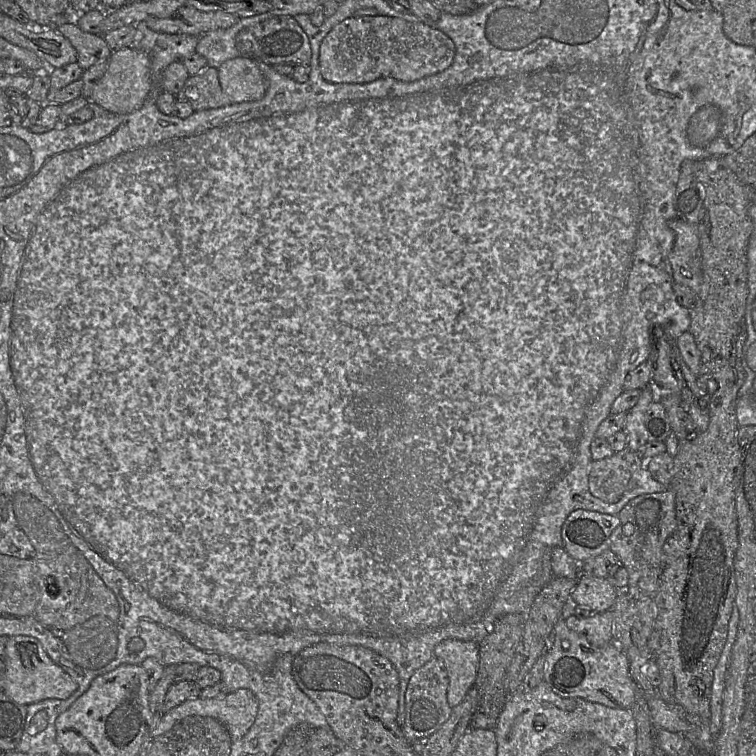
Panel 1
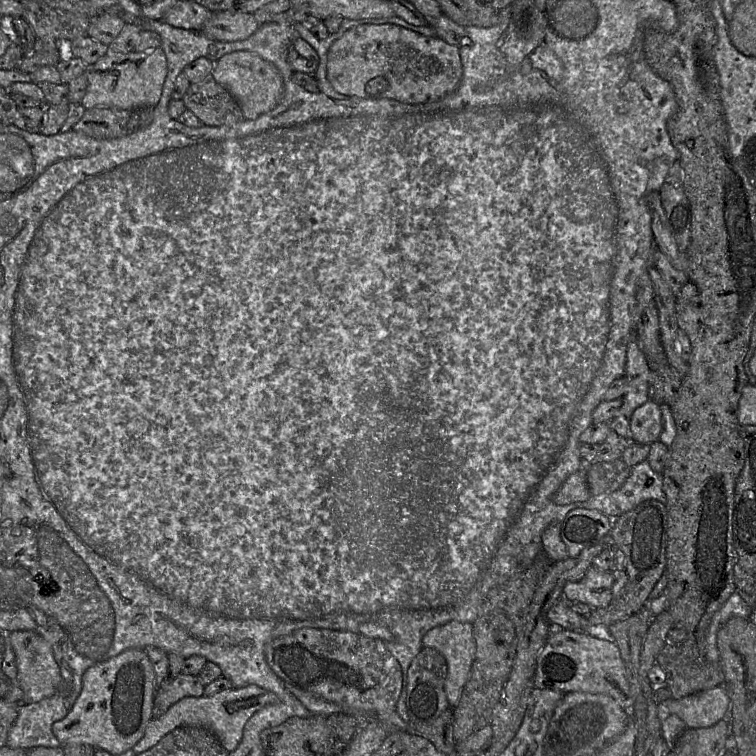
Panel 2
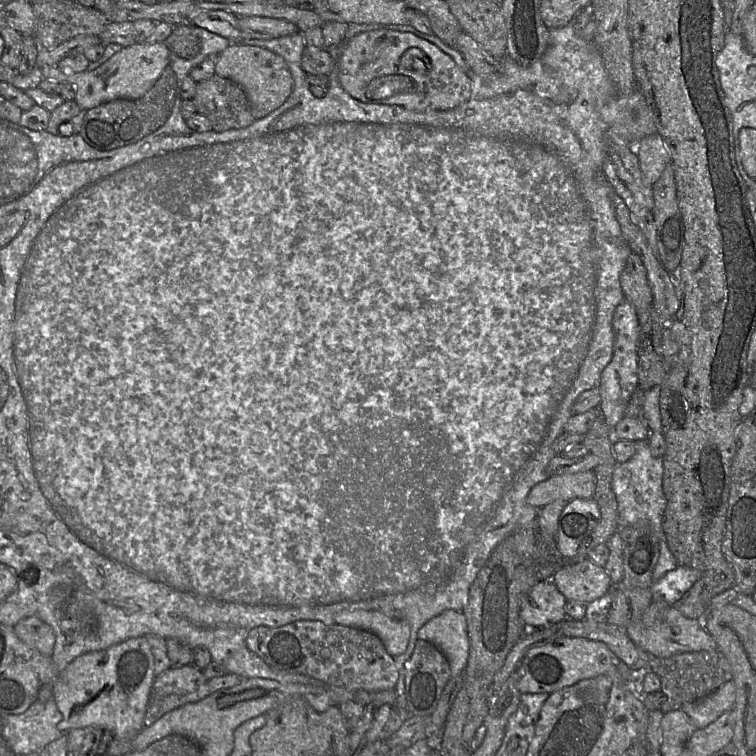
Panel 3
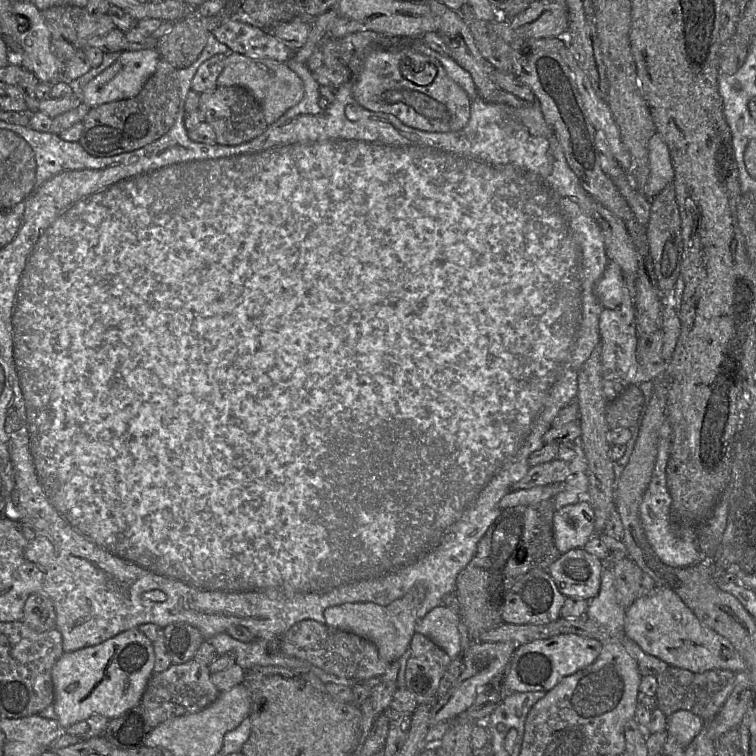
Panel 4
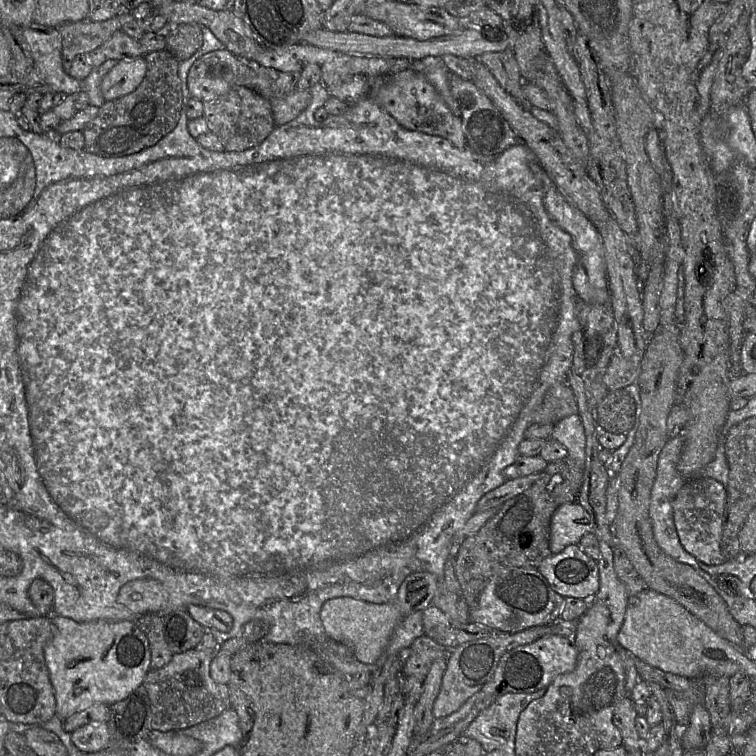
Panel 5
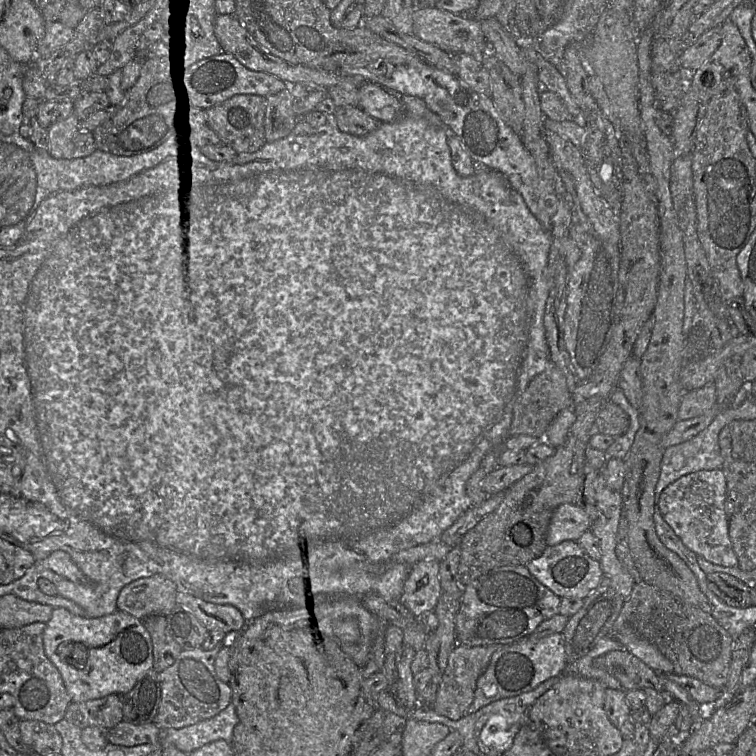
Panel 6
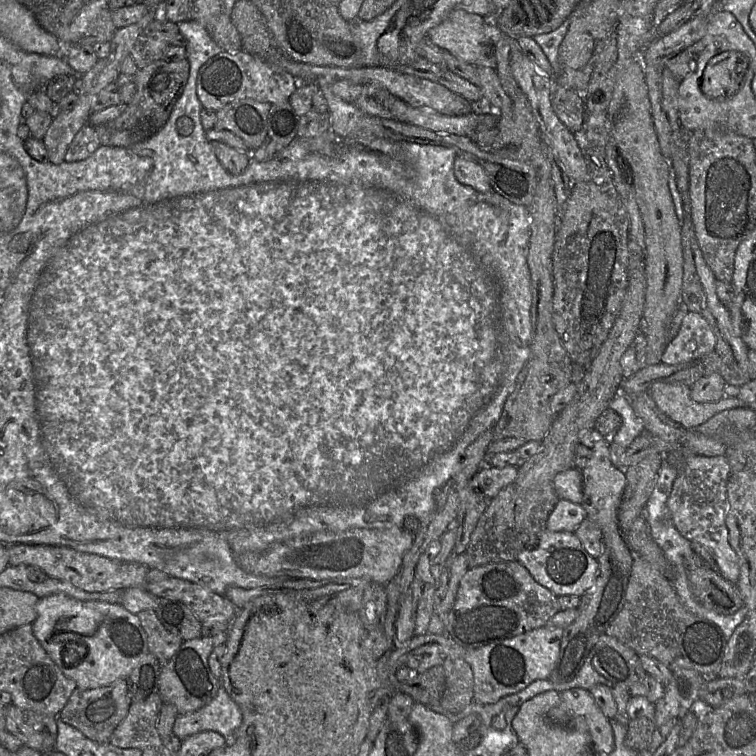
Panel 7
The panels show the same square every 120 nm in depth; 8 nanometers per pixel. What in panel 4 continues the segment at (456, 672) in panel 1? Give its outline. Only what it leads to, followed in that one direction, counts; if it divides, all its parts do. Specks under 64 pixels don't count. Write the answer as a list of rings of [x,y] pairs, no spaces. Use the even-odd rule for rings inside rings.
[[[437,606],[430,610],[422,620],[416,624],[416,633],[423,634],[439,647],[451,659],[456,658],[461,651],[459,622],[460,614],[451,608]]]

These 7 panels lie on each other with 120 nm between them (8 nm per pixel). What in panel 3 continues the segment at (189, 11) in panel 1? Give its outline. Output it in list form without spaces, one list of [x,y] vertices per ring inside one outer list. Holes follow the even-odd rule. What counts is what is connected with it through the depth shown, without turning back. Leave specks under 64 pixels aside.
[[[260,16],[239,17],[239,28],[242,40],[268,40],[298,32],[287,20]]]

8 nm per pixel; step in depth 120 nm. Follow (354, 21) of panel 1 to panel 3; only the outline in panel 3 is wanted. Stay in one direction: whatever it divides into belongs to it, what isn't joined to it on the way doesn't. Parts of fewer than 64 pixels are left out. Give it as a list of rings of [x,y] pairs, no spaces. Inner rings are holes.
[[[371,30],[354,36],[337,60],[343,89],[362,103],[398,105],[411,111],[448,110],[471,95],[469,76],[435,44],[410,32]]]

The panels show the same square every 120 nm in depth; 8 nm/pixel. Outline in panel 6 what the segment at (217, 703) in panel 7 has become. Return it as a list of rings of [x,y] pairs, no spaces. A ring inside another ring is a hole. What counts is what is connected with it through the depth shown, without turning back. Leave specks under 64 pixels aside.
[[[231,702],[216,716],[198,723],[175,729],[160,730],[159,747],[174,746],[187,755],[217,740],[225,740],[231,744],[233,731],[239,717]]]

